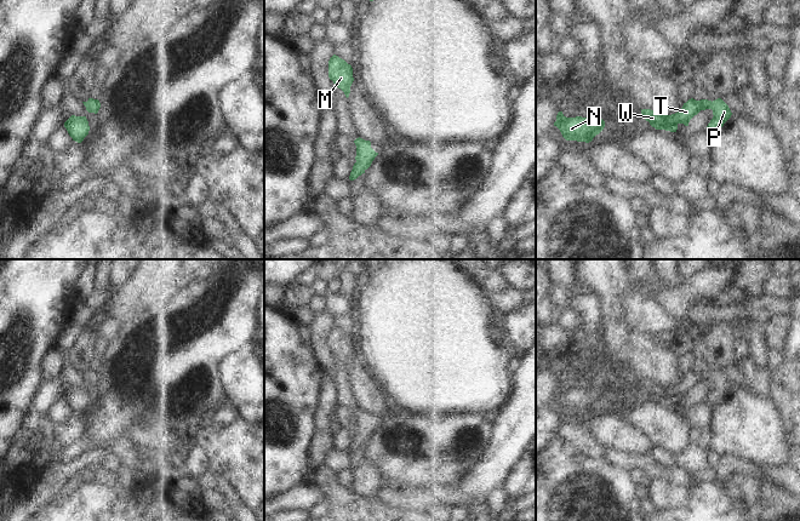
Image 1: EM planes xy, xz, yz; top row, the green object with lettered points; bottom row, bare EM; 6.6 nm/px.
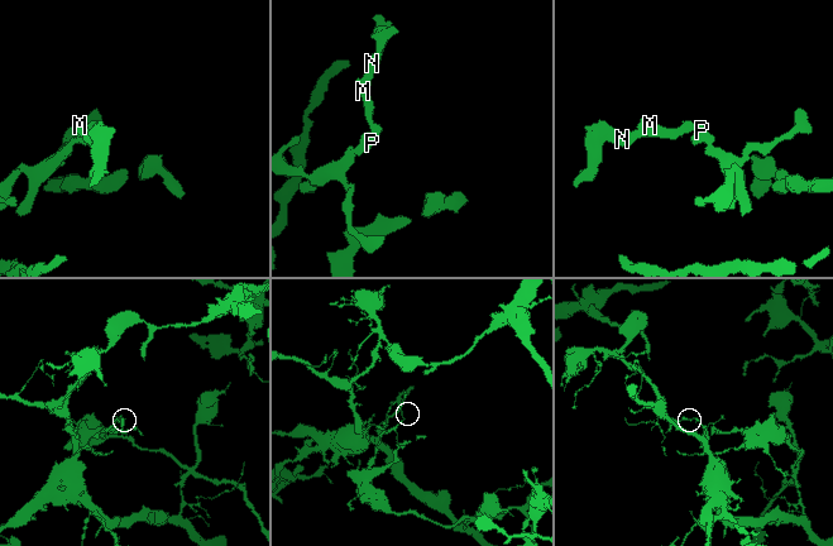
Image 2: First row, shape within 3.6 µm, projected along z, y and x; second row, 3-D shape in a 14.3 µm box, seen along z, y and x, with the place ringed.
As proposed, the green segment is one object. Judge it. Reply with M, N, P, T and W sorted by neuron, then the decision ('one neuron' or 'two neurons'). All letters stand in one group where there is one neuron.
M N P T W; one neuron

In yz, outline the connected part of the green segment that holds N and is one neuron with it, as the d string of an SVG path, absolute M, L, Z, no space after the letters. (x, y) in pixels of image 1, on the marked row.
M559 111L554 126L560 130L566 141L589 143L604 130L605 121L598 118L566 118L562 111Z

